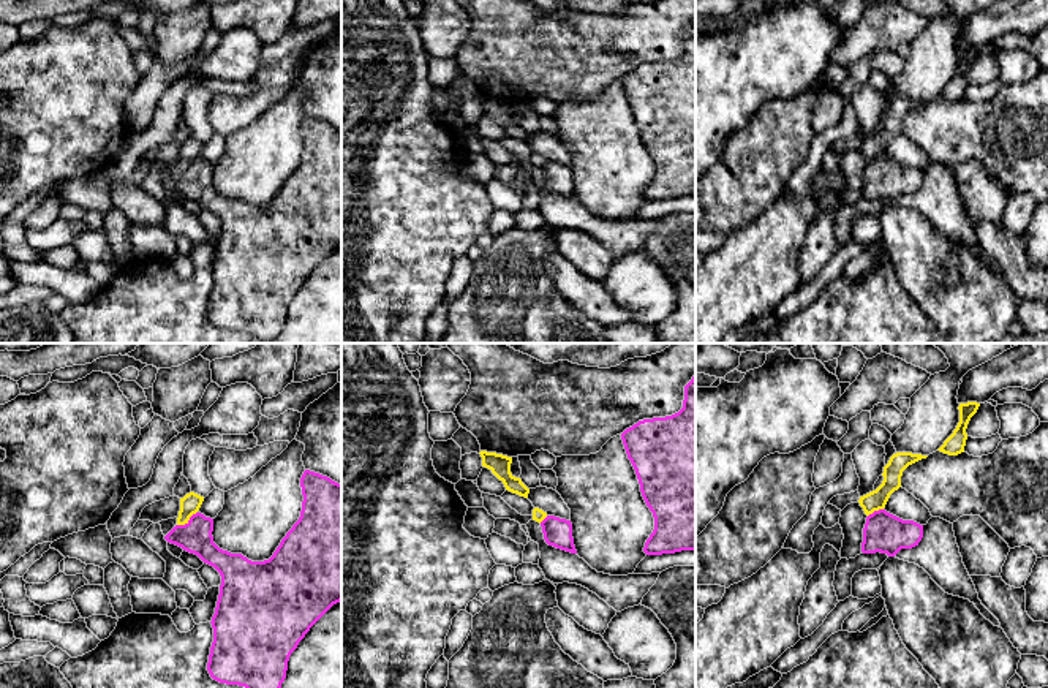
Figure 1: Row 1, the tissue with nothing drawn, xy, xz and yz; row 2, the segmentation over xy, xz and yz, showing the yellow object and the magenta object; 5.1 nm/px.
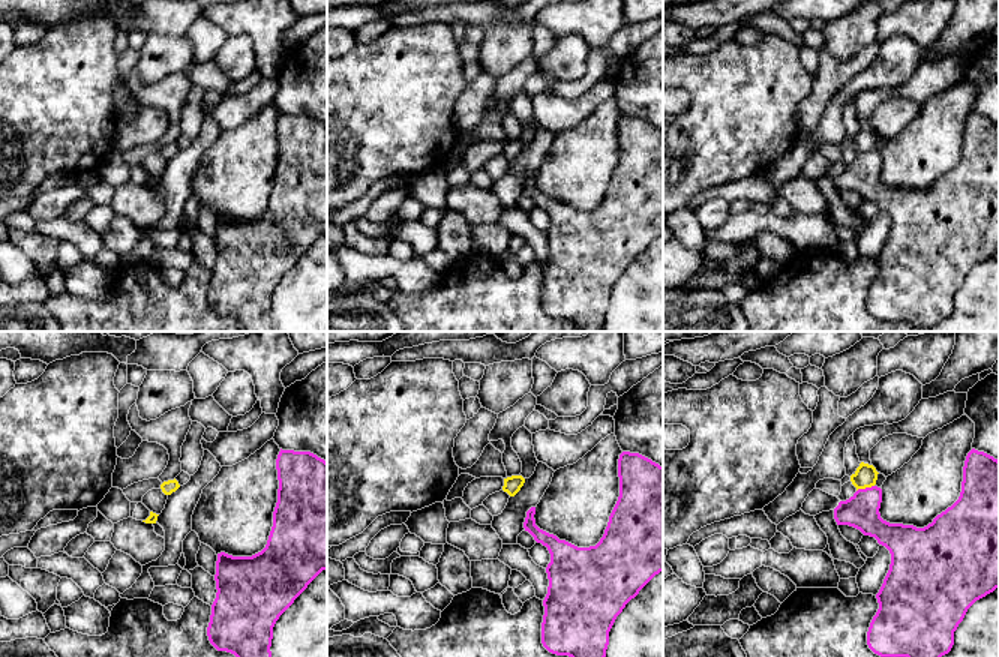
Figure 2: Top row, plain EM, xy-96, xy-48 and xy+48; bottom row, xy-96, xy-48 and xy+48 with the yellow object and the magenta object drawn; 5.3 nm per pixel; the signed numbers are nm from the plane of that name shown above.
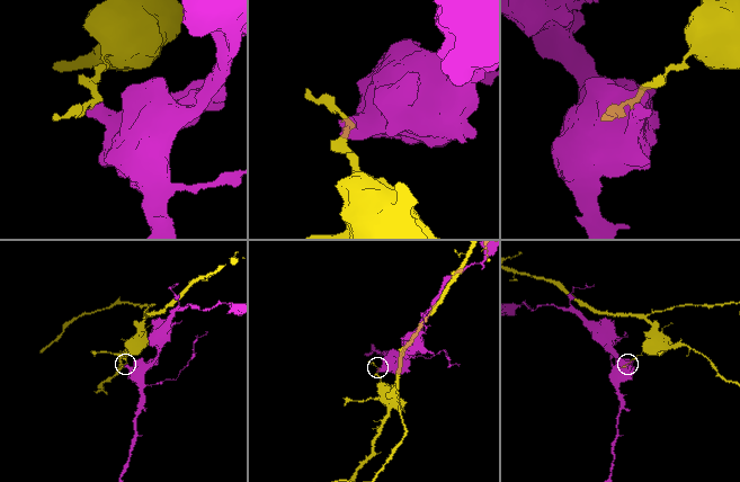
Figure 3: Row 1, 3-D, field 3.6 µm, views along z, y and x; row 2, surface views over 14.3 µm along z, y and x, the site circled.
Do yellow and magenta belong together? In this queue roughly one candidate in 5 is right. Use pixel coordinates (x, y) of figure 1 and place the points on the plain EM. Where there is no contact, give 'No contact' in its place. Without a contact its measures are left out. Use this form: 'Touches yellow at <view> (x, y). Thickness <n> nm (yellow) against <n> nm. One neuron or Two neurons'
Touches yellow at xy (187, 166). Thickness 100 nm (yellow) against 160 nm. Two neurons

